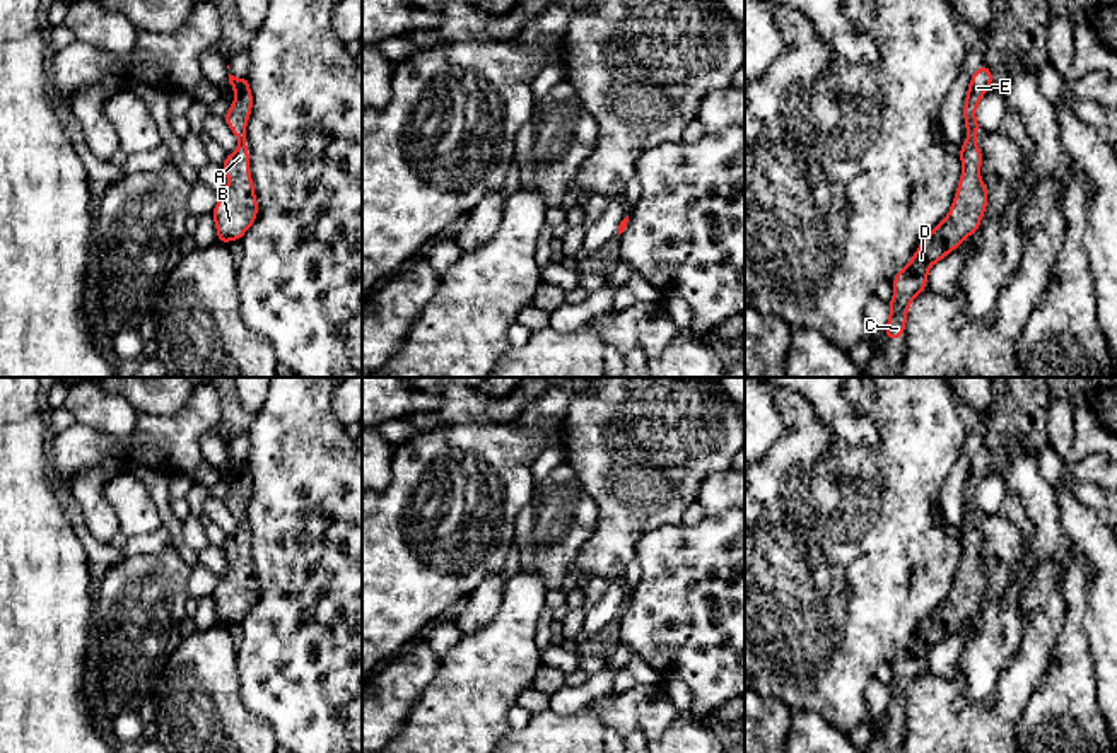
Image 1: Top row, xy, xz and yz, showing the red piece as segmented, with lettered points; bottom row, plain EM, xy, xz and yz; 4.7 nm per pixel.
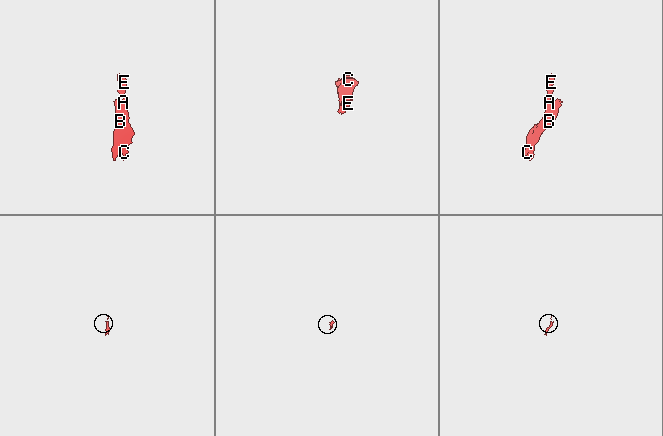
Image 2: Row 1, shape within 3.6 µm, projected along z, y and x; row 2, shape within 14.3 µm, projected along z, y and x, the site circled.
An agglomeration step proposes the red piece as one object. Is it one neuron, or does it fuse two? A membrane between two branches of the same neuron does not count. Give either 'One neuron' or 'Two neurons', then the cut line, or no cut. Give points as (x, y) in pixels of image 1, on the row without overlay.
One neuron. No split

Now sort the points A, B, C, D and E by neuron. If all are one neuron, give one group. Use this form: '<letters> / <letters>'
A B C D E

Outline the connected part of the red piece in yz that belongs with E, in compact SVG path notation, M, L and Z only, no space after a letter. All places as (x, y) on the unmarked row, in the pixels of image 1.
M982 447L974 454L965 478L963 502L968 522L960 528L962 558L950 594L919 625L910 645L900 651L892 664L893 680L888 685L890 697L883 714L892 724L905 717L909 688L926 673L929 651L960 630L963 622L975 616L982 604L989 575L980 560L984 538L975 528L977 512L980 511L975 492L991 470L992 454L987 447Z

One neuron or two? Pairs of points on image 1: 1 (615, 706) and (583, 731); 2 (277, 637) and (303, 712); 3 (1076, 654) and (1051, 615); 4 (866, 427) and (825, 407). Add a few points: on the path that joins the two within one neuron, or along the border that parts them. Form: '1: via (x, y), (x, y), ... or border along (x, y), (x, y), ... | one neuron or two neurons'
1: border along (588, 706), (605, 726) | two neurons
2: via (296, 656), (303, 663), (303, 694) | one neuron
3: border along (1061, 591), (1066, 620), (1049, 670) | two neurons
4: via (856, 427), (851, 427), (836, 412) | one neuron

